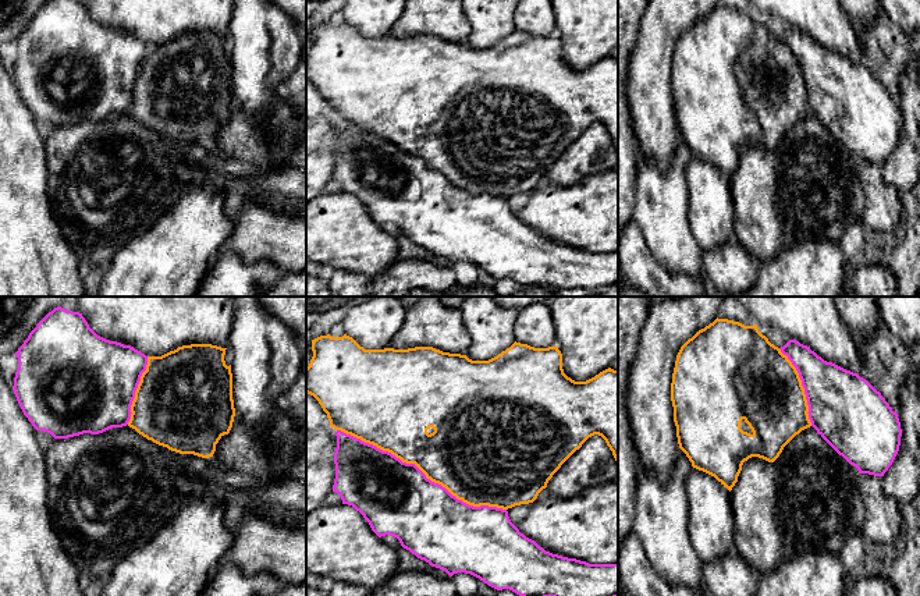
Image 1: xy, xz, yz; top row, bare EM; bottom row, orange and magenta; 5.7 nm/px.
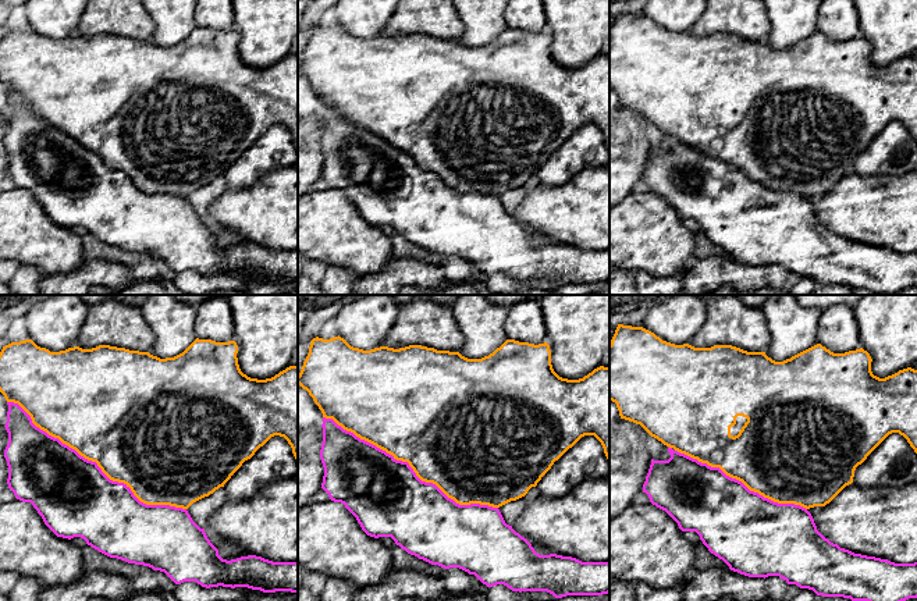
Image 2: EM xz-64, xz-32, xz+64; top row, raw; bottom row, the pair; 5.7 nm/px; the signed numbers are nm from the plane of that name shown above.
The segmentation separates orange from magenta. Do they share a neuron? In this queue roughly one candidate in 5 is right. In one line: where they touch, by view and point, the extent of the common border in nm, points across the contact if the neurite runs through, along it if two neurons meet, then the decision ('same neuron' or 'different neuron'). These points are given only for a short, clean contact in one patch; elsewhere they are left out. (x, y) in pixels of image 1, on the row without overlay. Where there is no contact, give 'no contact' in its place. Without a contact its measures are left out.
contact xz (422, 159); length 1100 nm; different neuron

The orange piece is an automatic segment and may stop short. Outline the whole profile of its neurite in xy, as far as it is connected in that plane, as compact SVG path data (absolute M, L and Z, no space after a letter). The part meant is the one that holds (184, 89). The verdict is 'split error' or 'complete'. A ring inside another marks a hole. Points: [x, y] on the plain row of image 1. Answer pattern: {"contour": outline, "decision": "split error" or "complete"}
{"contour": "M191 32L161 45L148 45L128 114L171 139L213 145L216 132L230 121L235 104L232 61L231 53L227 54L224 49L225 38L212 32Z", "decision": "complete"}

